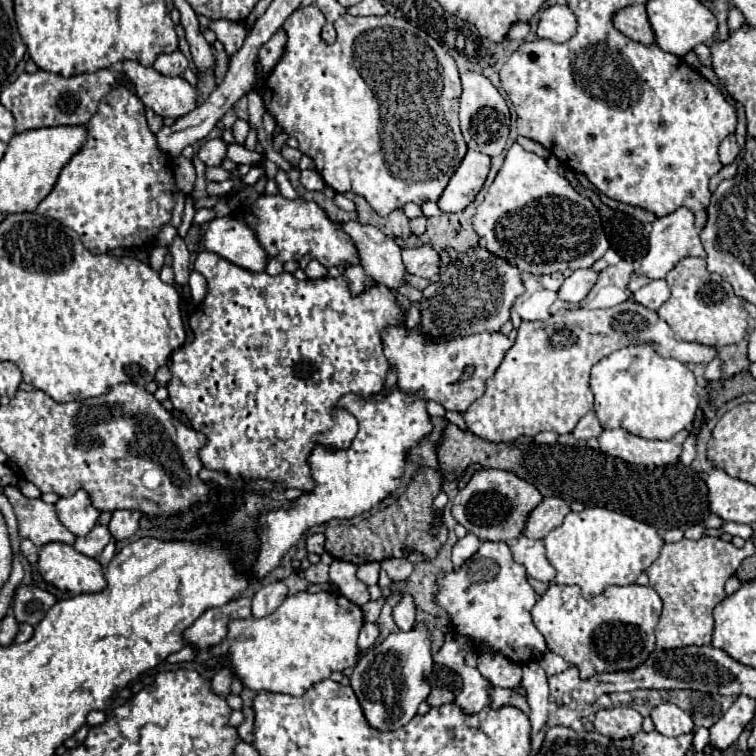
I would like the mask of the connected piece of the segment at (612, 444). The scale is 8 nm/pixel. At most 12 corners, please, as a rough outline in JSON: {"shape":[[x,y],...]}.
{"shape":[[602,431],[606,455],[642,467],[678,463],[684,433],[670,441]]}

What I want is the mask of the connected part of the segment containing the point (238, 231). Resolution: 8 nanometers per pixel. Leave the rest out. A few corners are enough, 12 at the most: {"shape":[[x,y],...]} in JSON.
{"shape":[[236,215],[212,219],[208,251],[244,269],[264,271],[268,255]]}

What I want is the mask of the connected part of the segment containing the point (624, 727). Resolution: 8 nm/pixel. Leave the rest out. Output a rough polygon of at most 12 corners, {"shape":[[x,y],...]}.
{"shape":[[632,707],[600,709],[592,725],[610,739],[628,739],[642,729]]}

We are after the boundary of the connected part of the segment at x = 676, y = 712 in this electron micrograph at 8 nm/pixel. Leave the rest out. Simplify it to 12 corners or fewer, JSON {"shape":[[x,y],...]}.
{"shape":[[672,703],[652,711],[666,737],[694,733],[692,717]]}

